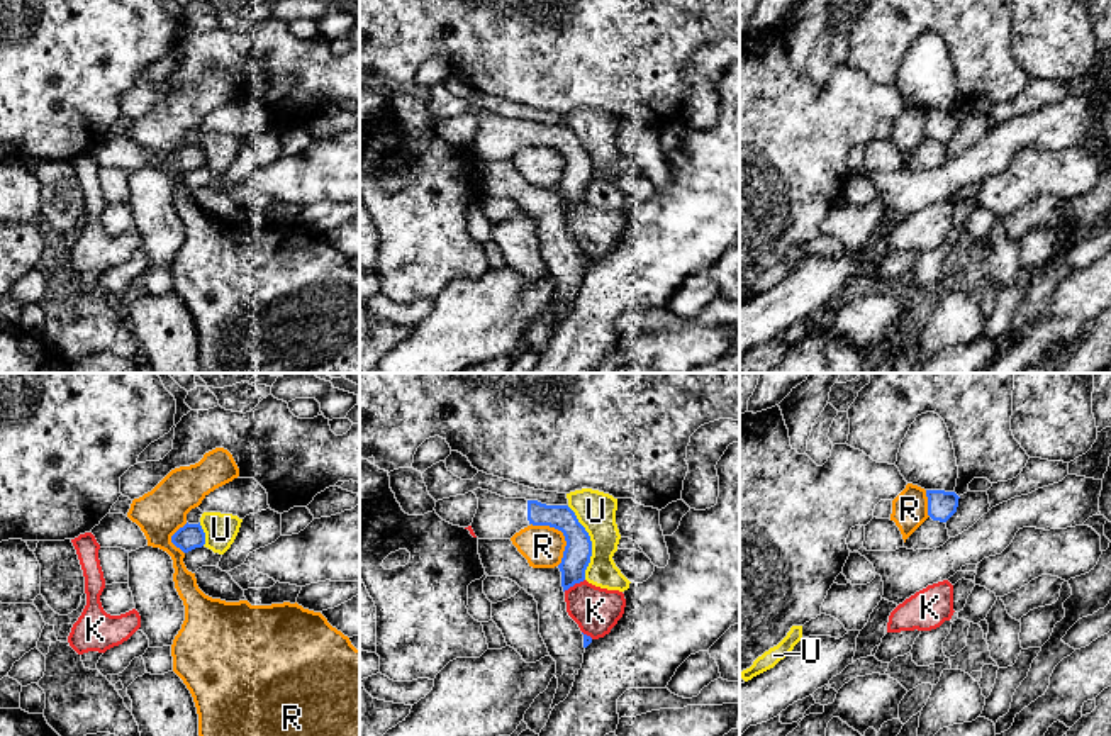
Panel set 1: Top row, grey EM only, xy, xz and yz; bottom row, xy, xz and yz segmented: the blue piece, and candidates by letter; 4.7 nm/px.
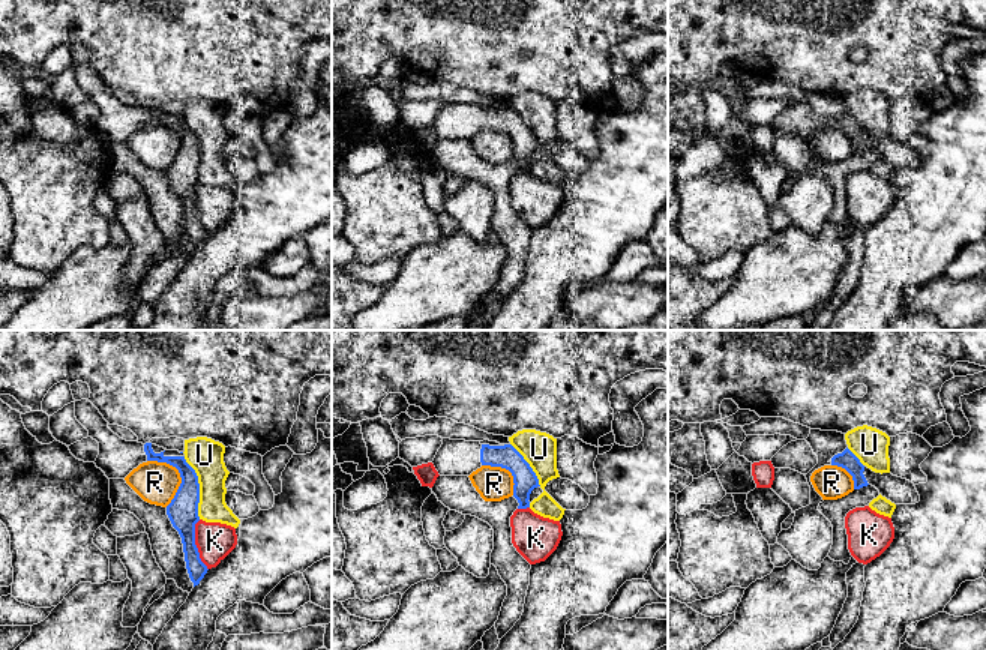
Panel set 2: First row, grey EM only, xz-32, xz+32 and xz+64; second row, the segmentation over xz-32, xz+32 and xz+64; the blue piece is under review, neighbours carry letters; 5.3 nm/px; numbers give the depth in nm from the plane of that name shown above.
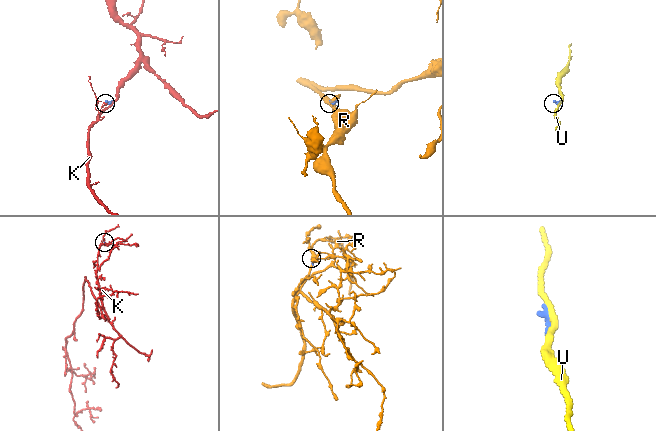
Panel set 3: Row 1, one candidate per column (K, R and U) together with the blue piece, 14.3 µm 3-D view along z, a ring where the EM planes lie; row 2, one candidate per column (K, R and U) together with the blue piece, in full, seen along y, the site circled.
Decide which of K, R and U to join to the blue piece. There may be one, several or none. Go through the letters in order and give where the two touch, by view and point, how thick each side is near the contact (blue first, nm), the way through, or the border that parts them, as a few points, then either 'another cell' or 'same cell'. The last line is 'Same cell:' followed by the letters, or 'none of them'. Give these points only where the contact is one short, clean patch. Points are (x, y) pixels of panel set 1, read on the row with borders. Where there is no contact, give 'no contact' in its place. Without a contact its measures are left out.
K: meets blue in xz at (574, 584); 130 nm thick on the blue side, 220 nm on the other; border along xz (584, 579), (563, 591); another cell
R: meets blue in xz at (563, 535); 130 nm thick on the blue side, 200 nm on the other; border along xz (531, 523), (553, 526), (562, 533), (565, 550), (558, 565); another cell
U: meets blue in xz at (591, 543); 130 nm thick on the blue side, 190 nm on the other; border along xz (567, 506), (591, 541), (591, 562), (586, 579); another cell
Same cell: none of them

